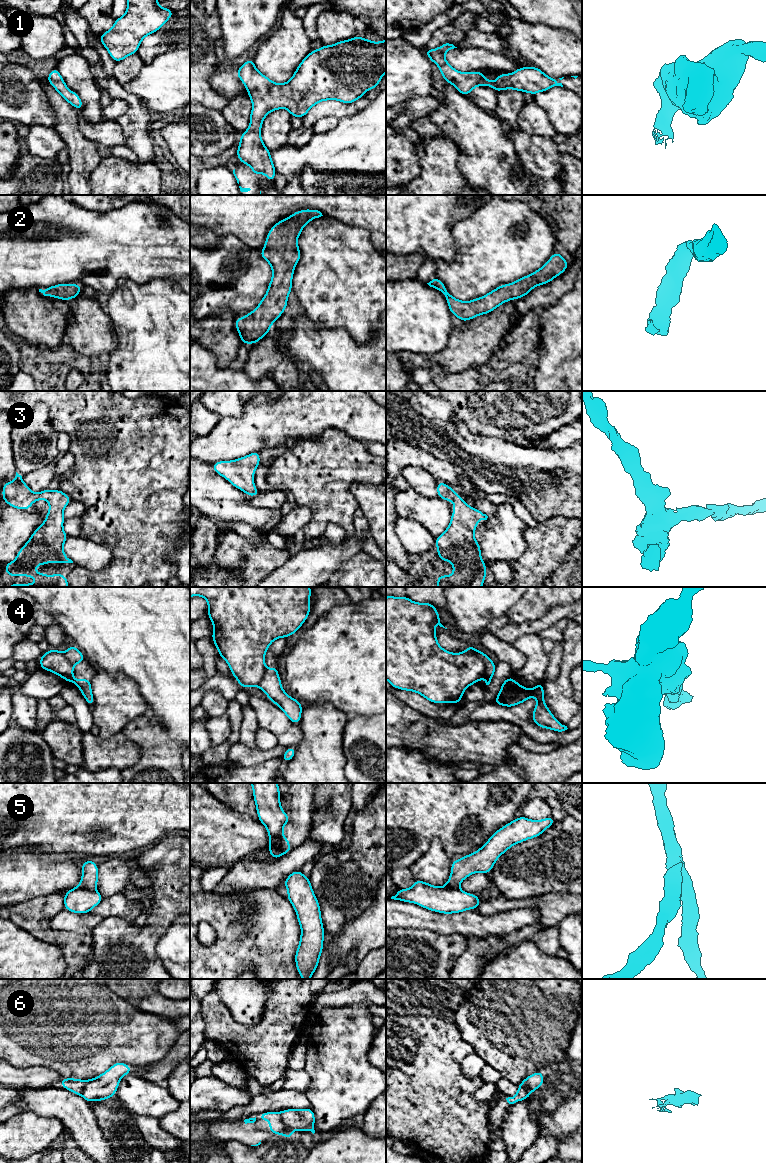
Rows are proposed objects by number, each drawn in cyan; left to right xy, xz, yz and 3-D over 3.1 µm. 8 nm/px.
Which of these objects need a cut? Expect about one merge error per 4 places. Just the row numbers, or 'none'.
4, 5, 6

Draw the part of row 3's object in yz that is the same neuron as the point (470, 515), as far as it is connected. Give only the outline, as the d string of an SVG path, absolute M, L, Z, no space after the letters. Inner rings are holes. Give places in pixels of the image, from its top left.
M437 481L437 497L454 502L447 529L435 539L440 560L453 563L453 576L437 576L437 587L481 587L487 574L481 549L474 537L478 520L487 520L483 512L465 503L449 485Z

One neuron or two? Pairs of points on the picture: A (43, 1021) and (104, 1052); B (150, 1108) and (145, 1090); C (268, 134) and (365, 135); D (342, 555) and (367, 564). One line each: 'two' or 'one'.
A: one
B: one
C: two
D: two

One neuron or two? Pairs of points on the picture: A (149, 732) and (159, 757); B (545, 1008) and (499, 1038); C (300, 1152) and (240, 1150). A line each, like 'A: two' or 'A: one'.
A: one
B: one
C: one

